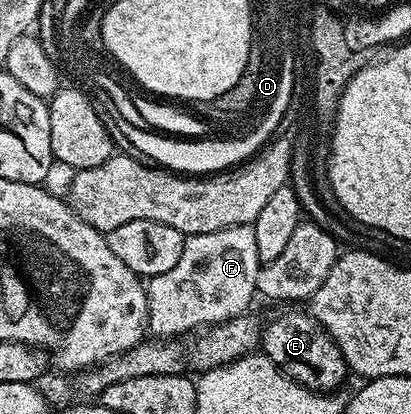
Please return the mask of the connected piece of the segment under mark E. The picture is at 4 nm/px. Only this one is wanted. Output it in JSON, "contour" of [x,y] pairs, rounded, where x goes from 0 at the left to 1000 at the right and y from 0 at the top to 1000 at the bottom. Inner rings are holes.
{"contour":[[[691,744],[664,778],[642,778],[633,809],[633,836],[647,862],[706,918],[742,932],[769,952],[805,952],[825,944],[837,911],[852,896],[822,831],[774,783],[774,773],[747,746]]]}

